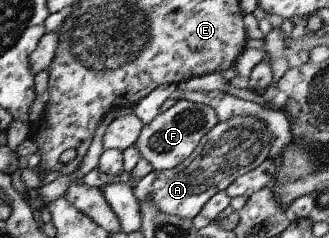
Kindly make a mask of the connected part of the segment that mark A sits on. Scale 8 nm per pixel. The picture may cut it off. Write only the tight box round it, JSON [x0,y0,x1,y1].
[133,115,273,219]

